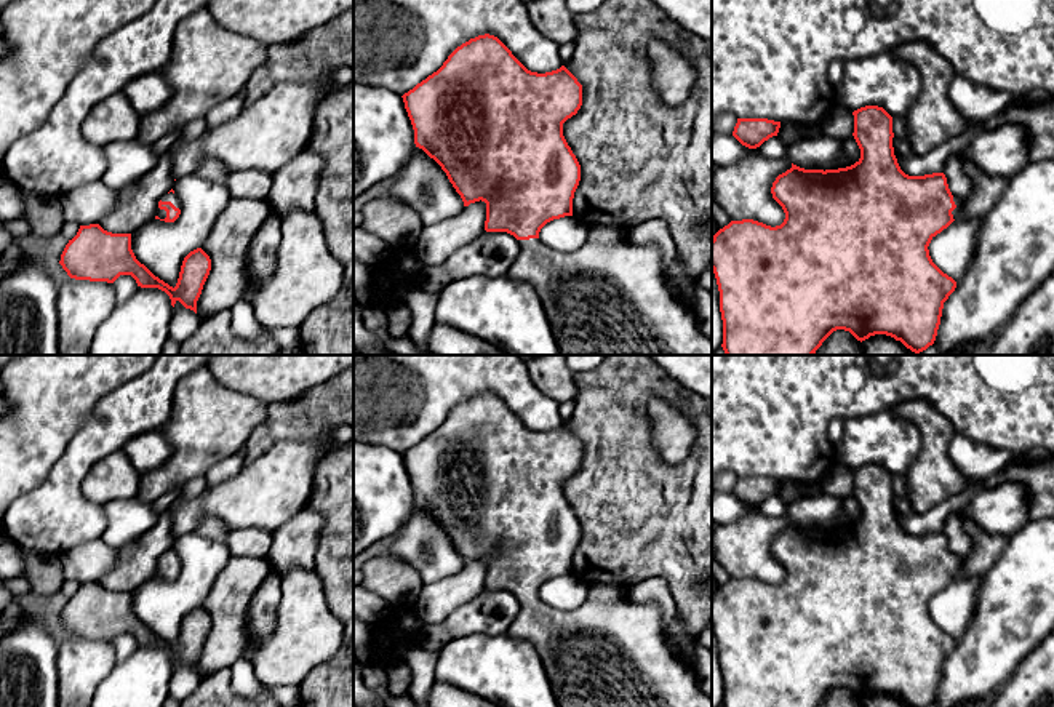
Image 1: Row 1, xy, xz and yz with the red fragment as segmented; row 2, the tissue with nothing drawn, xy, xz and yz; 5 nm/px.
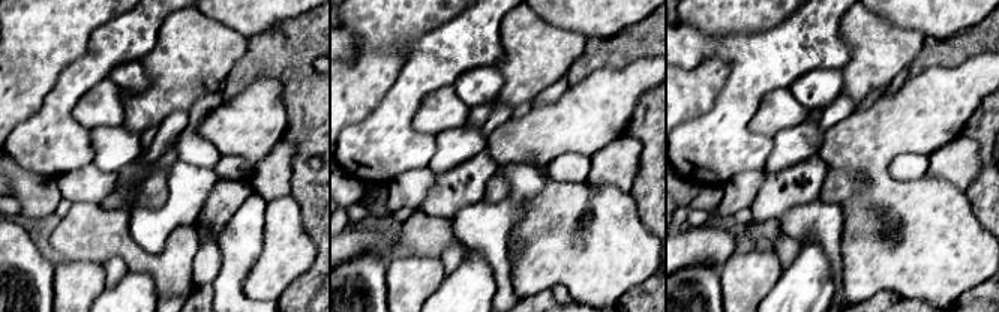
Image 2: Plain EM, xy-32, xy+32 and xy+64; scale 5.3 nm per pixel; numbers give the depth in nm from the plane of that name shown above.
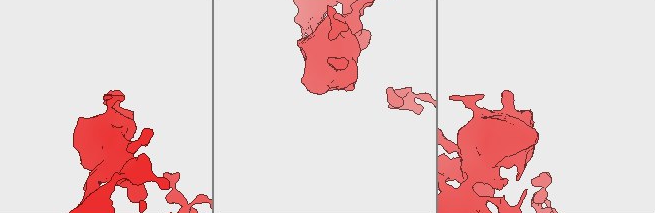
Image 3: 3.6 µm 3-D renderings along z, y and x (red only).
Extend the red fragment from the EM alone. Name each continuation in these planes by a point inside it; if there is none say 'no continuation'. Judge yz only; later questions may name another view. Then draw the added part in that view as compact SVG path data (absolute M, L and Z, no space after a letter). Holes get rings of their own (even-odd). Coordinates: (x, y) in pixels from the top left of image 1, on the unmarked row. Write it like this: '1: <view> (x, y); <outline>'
1: yz (987, 547); M966 513L960 518L964 533L972 539L972 552L968 558L953 555L956 566L952 569L953 577L984 577L1000 558L1008 537L985 533Z

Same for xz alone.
1: xz (608, 651); M590 584L585 601L569 611L553 609L542 603L539 597L518 598L518 603L520 611L507 633L534 646L542 659L549 685L553 691L558 707L712 707L712 696L702 689L694 665L678 656L667 643L659 606L656 603L632 603L629 600L627 585Z

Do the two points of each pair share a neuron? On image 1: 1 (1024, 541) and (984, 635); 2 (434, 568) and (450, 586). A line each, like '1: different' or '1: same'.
1: same
2: different

